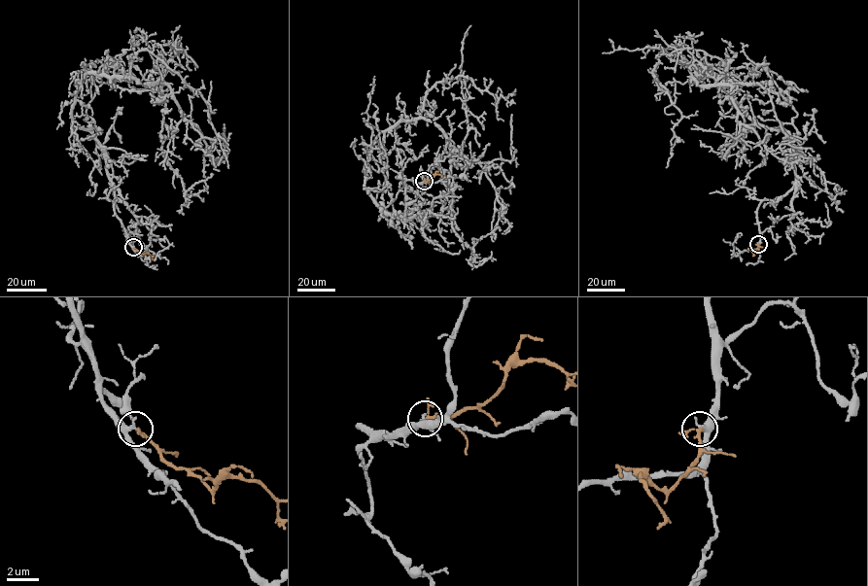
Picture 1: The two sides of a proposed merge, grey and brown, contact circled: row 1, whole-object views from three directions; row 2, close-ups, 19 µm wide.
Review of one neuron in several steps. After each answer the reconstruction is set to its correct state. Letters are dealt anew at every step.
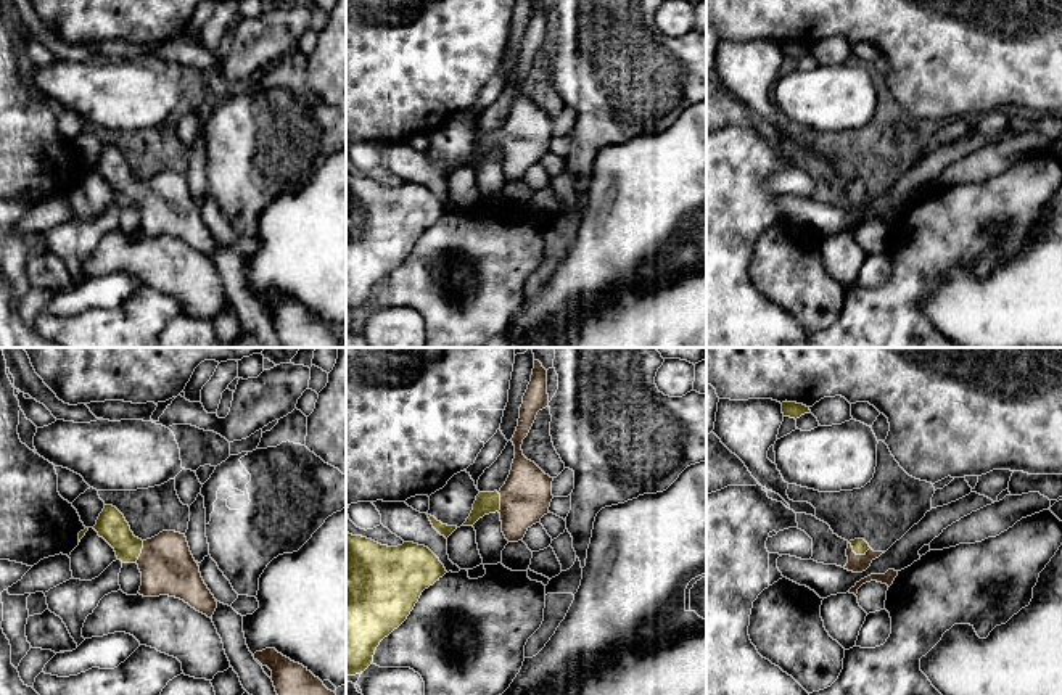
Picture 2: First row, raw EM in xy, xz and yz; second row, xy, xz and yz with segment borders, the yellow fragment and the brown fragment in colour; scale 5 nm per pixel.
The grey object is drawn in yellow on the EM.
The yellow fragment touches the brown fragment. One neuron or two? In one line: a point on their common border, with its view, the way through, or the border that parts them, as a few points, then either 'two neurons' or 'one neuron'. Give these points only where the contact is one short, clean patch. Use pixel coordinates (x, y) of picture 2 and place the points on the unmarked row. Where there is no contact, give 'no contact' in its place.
yz (858, 193) | across yz (860, 185), (858, 193), (856, 203) | one neuron

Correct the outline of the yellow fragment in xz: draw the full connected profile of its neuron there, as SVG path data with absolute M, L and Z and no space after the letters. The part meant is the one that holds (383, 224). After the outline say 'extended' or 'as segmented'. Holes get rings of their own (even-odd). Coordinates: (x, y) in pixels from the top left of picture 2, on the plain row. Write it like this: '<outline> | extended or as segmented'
M346 172L346 315L364 312L380 282L410 254L422 232L446 214L444 204L425 185L381 185Z | as segmented

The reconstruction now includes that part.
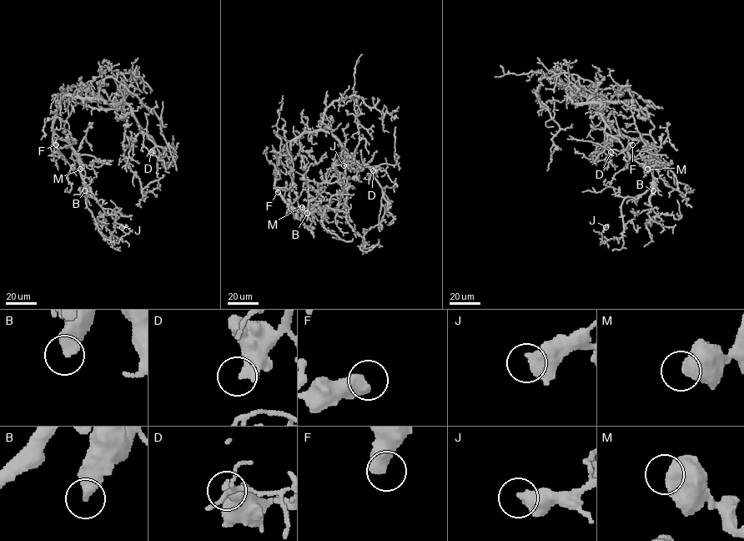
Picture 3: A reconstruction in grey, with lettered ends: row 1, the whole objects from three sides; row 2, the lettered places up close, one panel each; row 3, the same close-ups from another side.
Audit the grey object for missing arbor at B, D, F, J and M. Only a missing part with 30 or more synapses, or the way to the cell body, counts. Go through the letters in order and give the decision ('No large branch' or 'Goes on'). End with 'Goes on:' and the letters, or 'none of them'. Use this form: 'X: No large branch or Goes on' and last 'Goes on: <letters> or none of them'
B: No large branch
D: No large branch
F: No large branch
J: No large branch
M: No large branch
Goes on: none of them

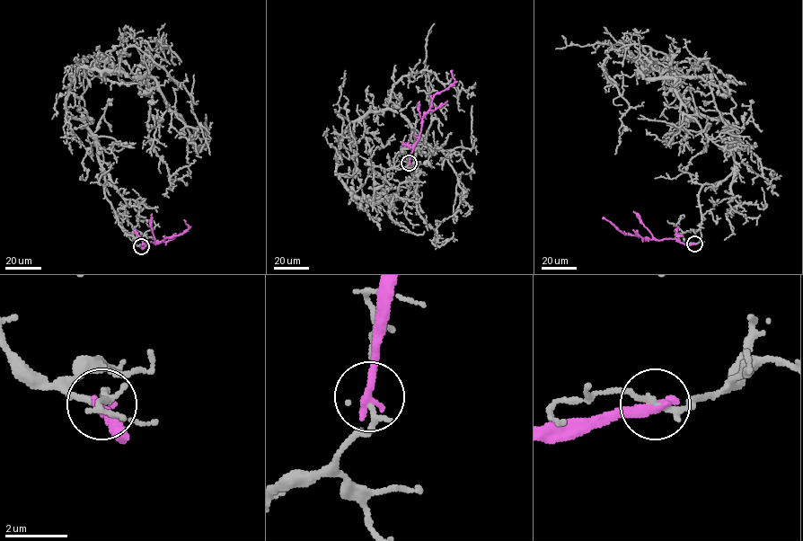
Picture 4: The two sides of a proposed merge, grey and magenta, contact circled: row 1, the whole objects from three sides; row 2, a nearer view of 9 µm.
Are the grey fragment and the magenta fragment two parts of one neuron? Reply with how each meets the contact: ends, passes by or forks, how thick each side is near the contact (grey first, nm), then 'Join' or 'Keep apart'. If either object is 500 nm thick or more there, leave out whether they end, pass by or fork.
At the ring grey passes by. At the ring magenta ends. Thickness 160 nm (grey) against 360 nm. Keep apart

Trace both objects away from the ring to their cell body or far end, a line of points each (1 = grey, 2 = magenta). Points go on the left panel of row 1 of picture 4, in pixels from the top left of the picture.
1: (141, 246), (105, 196), (95, 137), (66, 115), (76, 71), (117, 70), (136, 46), (183, 85), (210, 155)
2: (141, 246), (147, 242), (161, 242), (182, 234), (188, 228), (183, 220)

